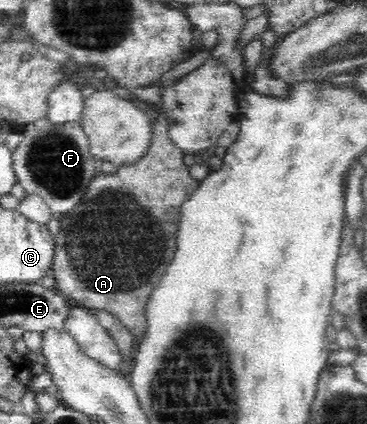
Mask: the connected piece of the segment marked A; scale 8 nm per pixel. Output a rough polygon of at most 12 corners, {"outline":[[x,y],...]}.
{"outline":[[161,105],[136,164],[59,218],[50,274],[135,337],[201,181]]}

